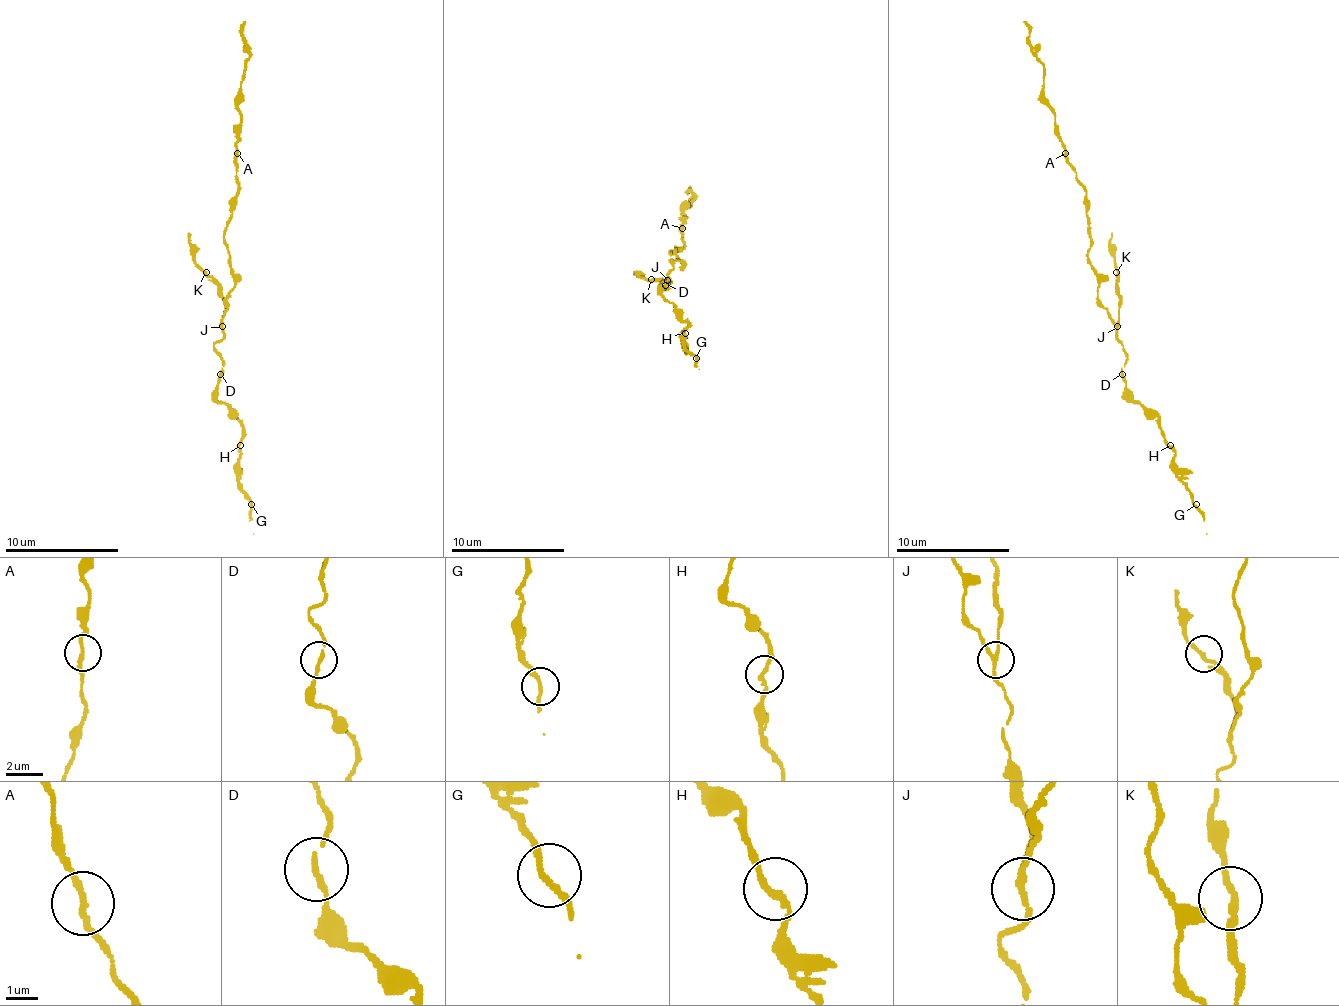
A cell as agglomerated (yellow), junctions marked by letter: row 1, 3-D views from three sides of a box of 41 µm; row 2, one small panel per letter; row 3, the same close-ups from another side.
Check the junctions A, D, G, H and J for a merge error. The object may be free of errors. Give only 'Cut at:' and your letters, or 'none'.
Cut at: J

